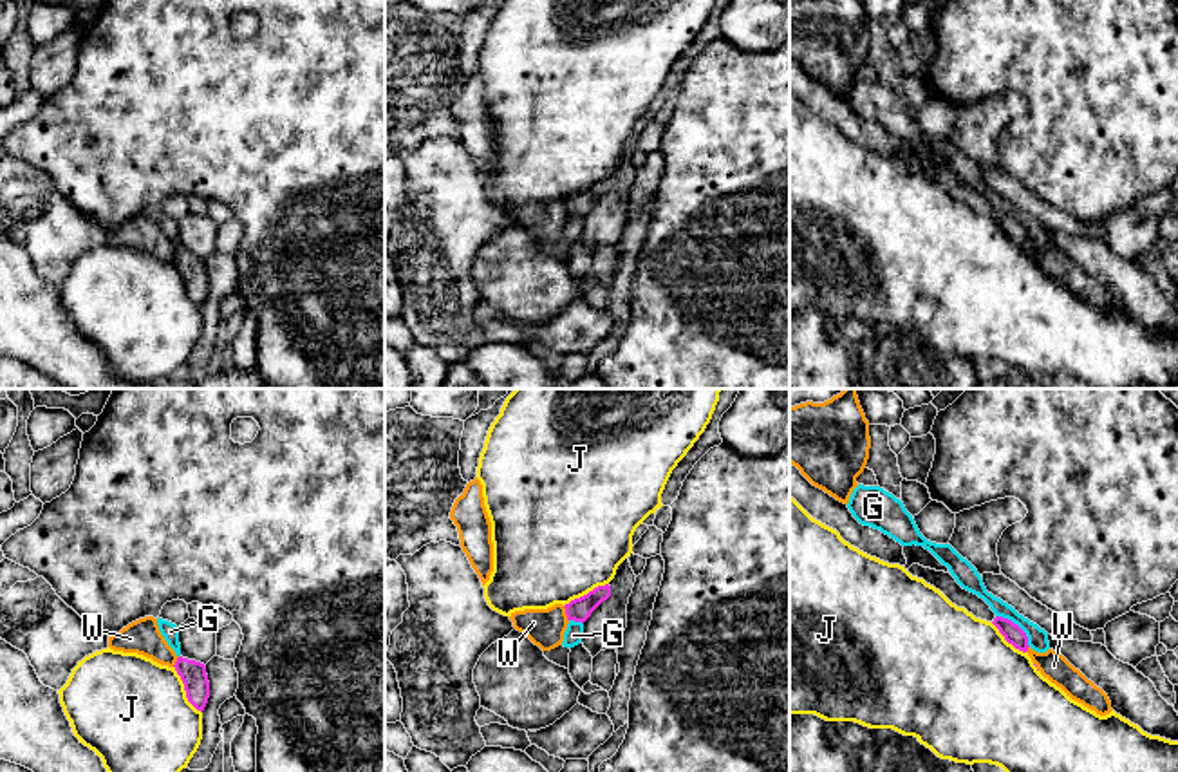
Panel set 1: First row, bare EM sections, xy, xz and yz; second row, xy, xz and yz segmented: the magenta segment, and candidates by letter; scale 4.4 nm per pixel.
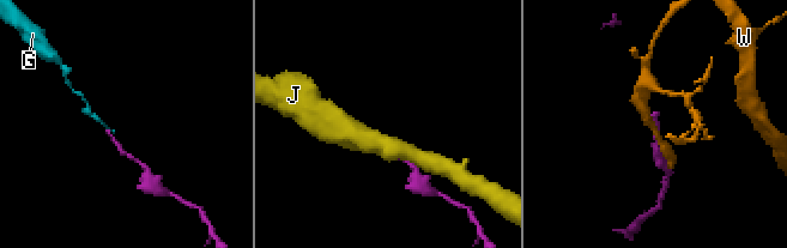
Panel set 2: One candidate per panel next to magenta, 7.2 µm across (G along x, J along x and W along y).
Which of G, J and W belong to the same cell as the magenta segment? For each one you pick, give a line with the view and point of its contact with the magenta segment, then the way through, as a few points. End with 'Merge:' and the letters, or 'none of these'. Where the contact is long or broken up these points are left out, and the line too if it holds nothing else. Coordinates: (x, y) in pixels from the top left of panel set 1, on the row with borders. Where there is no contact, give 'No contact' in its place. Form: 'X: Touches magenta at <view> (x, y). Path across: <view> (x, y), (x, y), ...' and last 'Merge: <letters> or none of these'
Merge: none of these

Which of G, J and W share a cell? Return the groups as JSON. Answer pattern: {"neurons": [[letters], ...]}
{"neurons": [["G"], ["J"], ["W"]]}

